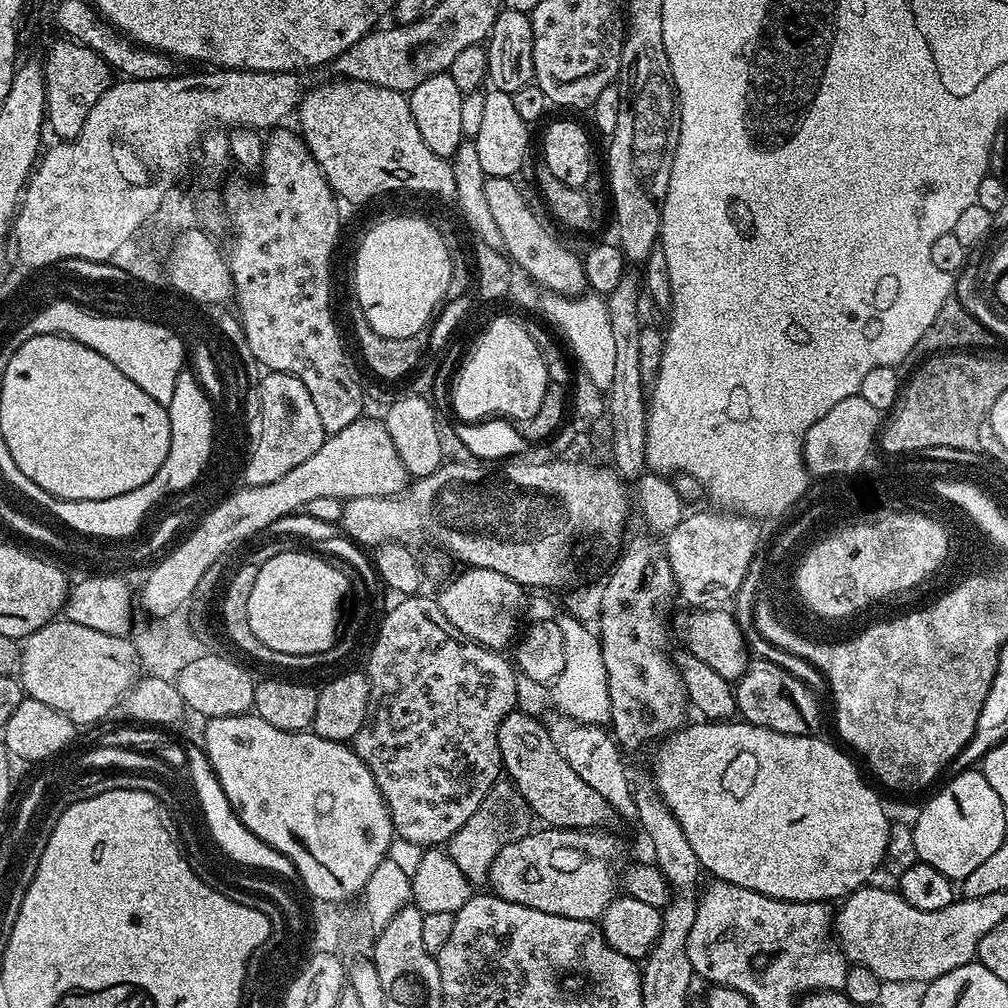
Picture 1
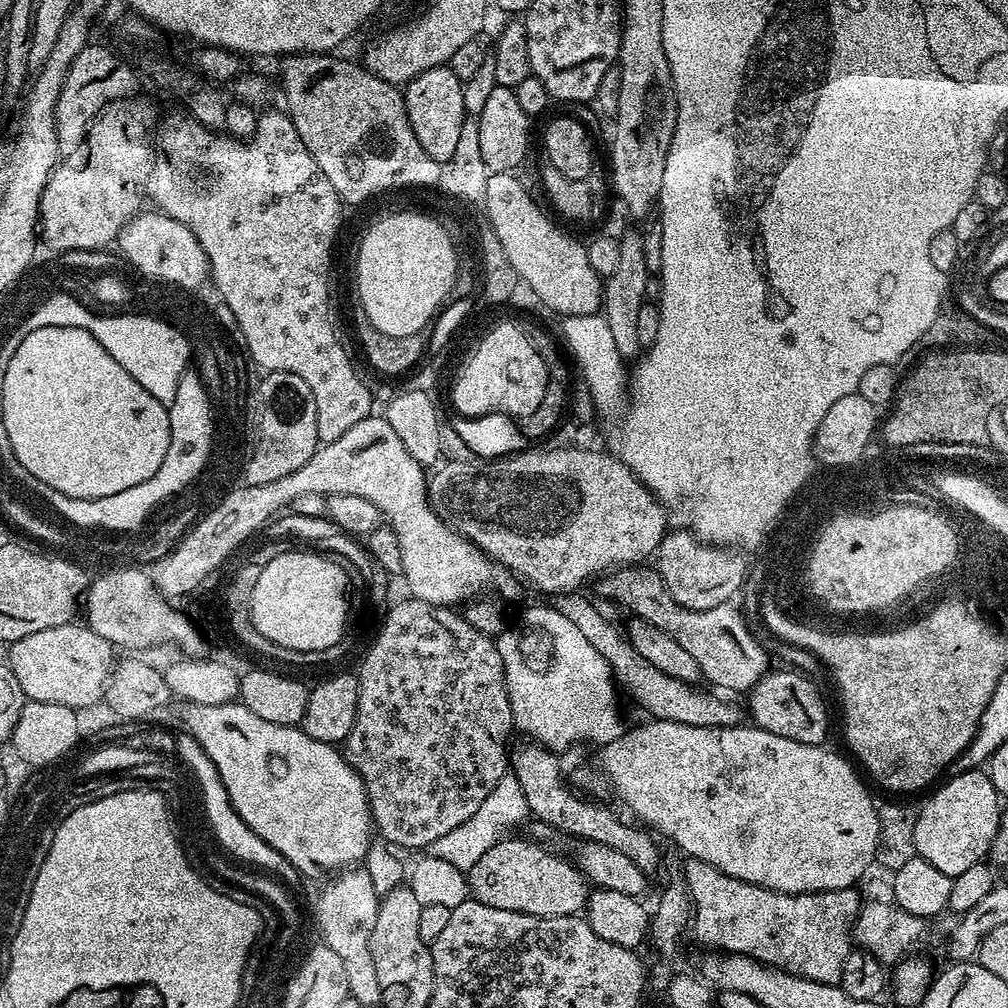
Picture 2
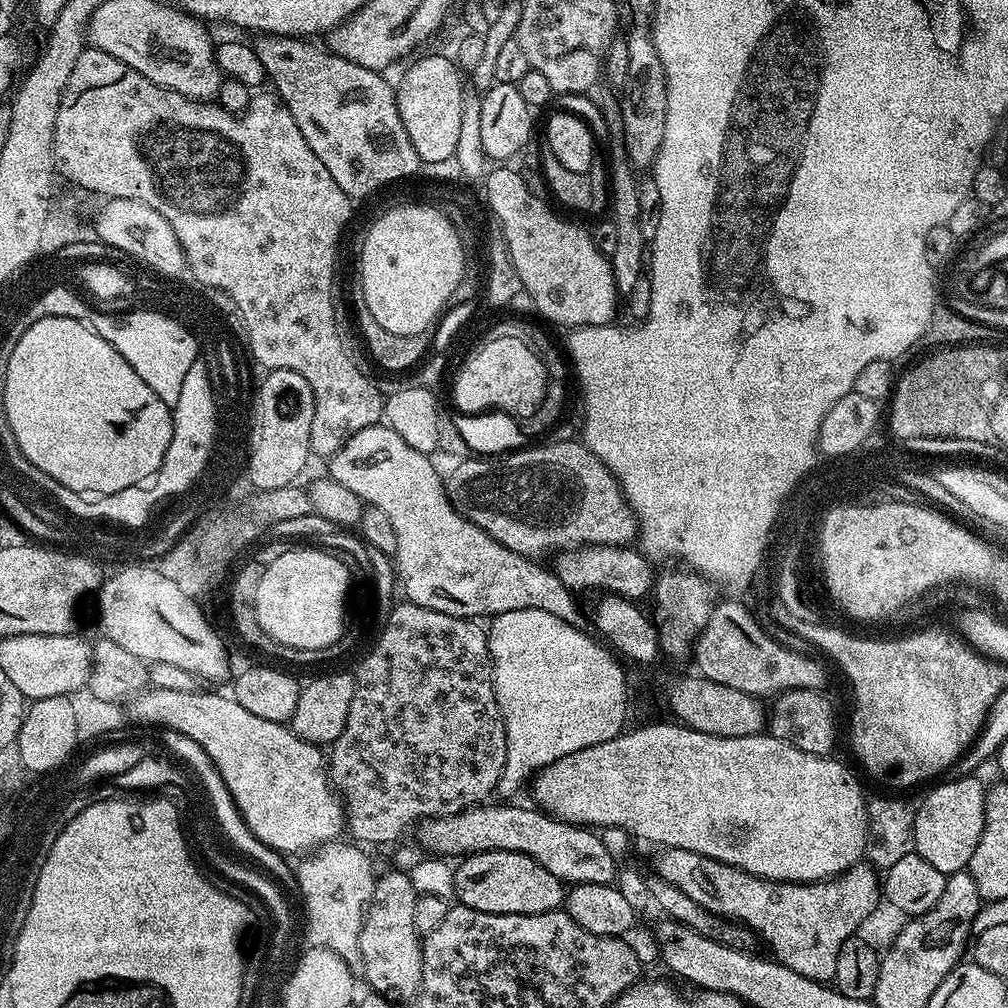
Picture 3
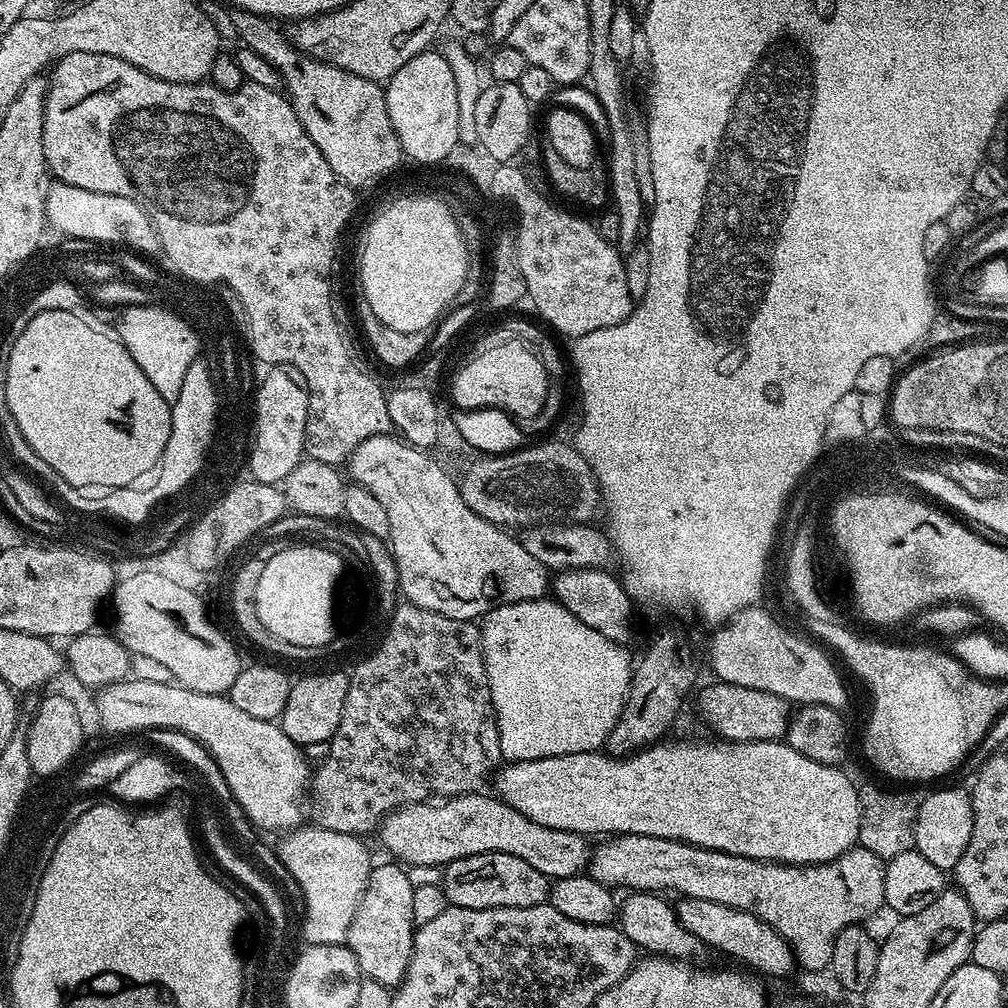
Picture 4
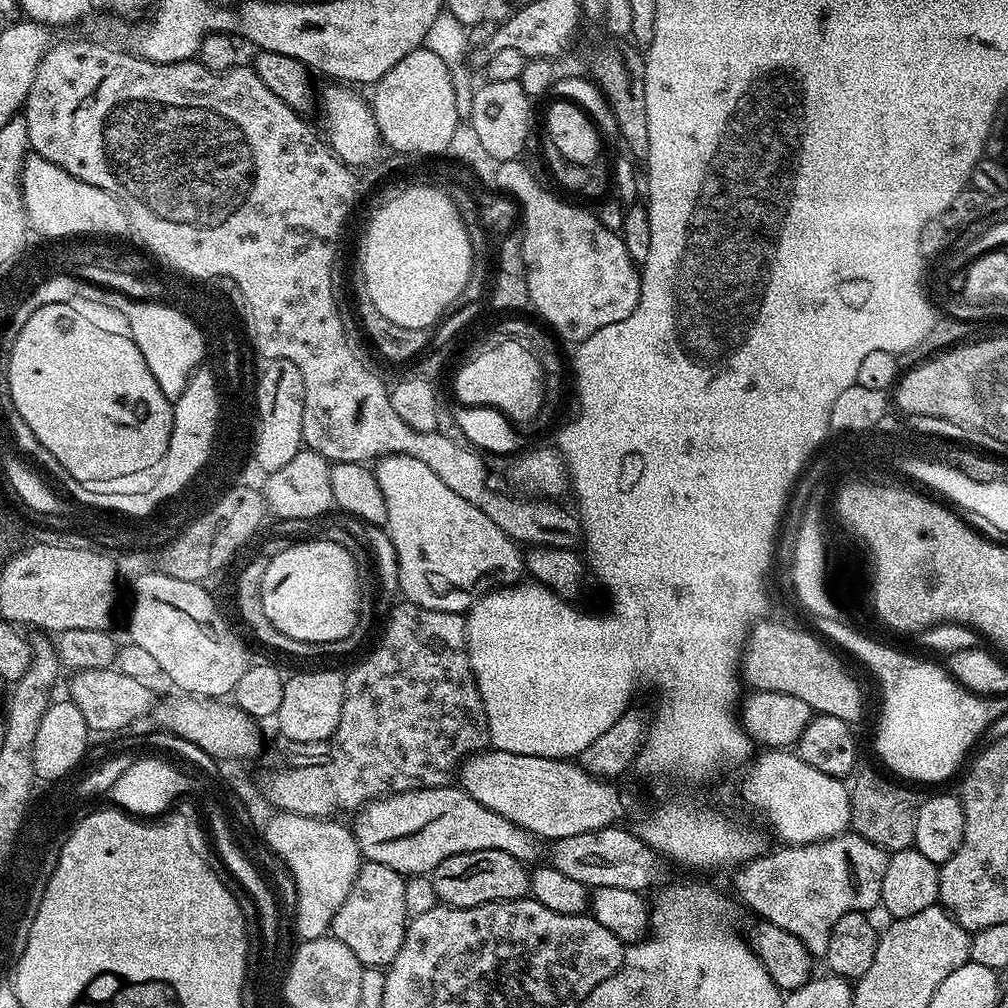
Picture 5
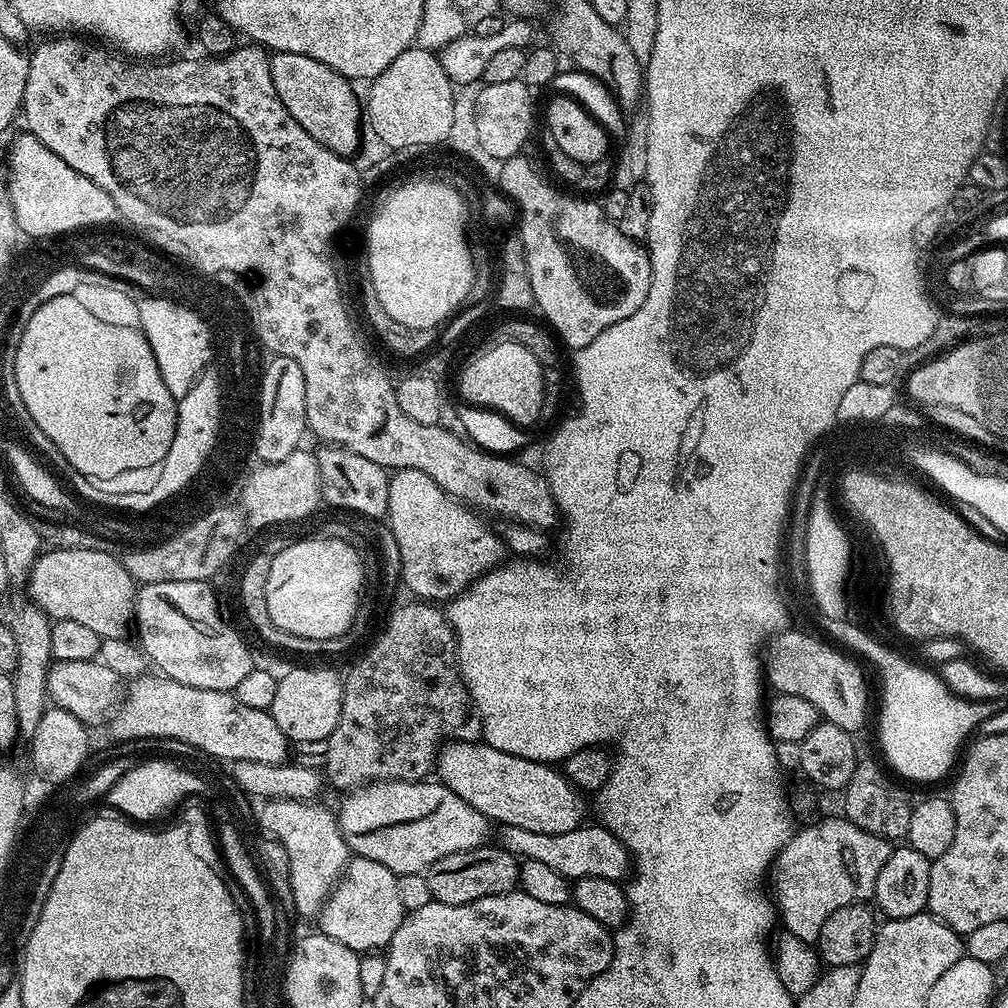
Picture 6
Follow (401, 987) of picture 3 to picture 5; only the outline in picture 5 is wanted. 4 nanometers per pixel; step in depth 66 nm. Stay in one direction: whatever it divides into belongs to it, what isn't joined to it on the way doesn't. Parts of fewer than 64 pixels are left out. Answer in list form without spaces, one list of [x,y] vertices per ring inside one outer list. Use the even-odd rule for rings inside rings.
[[[364,862],[360,865],[358,878],[354,886],[338,908],[338,914],[332,919],[331,935],[338,942],[354,950],[354,958],[366,968],[387,969],[394,962],[398,950],[404,941],[404,931],[408,929],[409,914],[406,910],[405,877],[390,870],[390,866]]]

